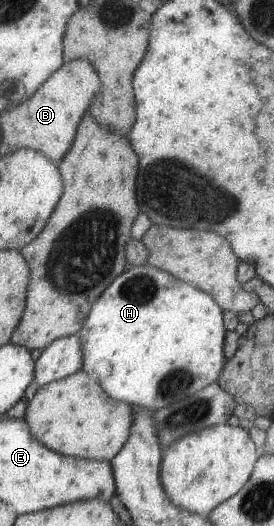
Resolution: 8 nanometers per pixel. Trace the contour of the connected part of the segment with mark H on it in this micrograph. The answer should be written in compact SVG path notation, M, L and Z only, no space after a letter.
M147 264L132 266L132 268L125 270L125 272L119 274L119 276L115 276L114 280L111 280L111 284L105 288L105 291L91 306L88 316L85 318L81 329L77 332L79 344L81 344L81 372L95 380L107 397L127 405L133 405L137 408L153 412L155 409L168 406L169 404L181 400L181 398L194 394L197 390L201 390L201 388L213 383L217 379L217 376L221 373L224 363L226 362L226 358L223 355L223 341L225 335L222 311L219 306L211 300L211 296L207 296L205 292L193 288L193 286L185 284L185 282L175 280L173 276L169 276L167 272L157 270L157 268L153 268L153 266Z

